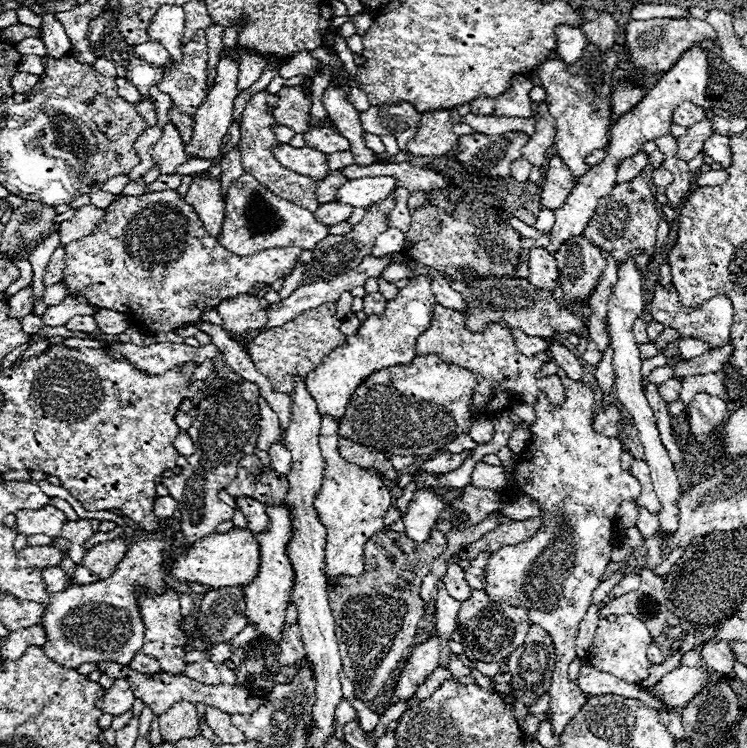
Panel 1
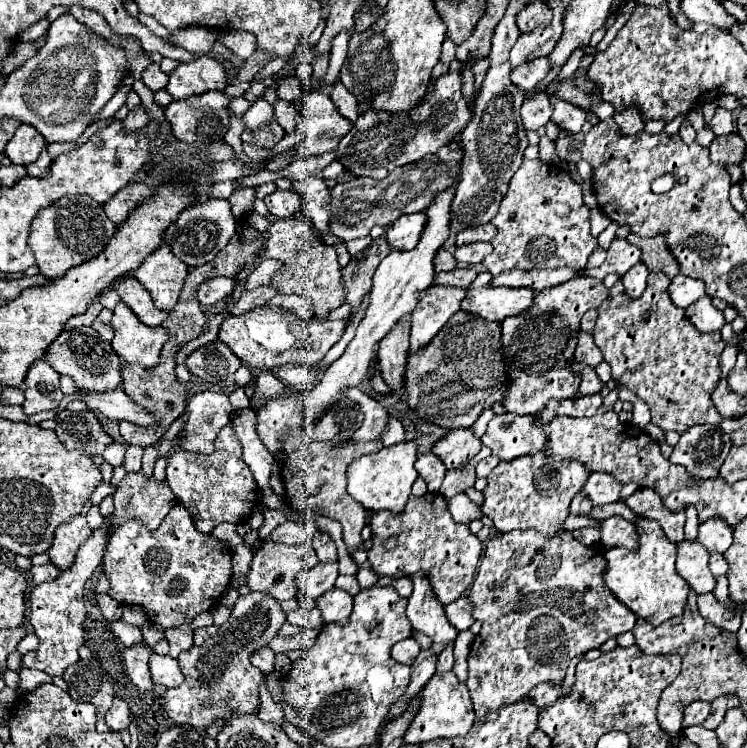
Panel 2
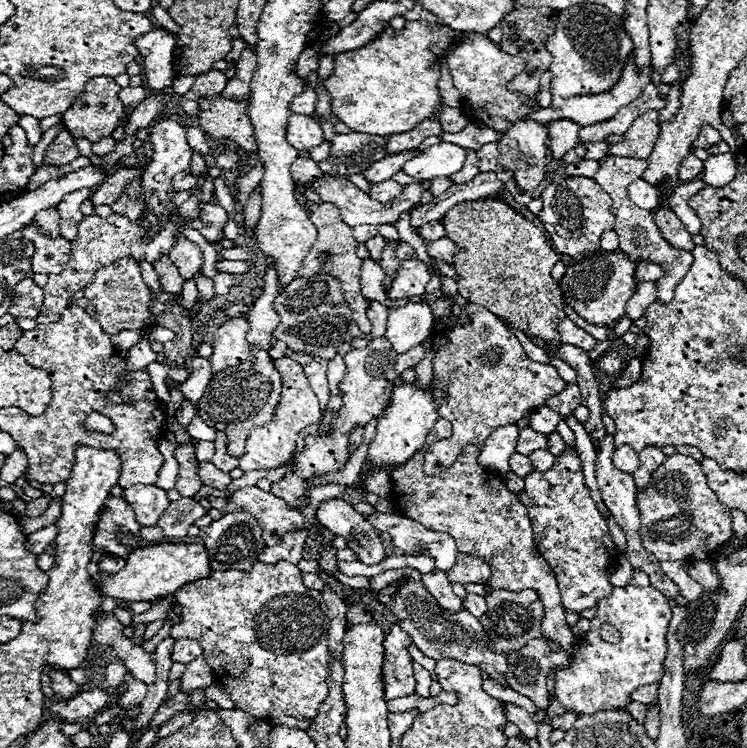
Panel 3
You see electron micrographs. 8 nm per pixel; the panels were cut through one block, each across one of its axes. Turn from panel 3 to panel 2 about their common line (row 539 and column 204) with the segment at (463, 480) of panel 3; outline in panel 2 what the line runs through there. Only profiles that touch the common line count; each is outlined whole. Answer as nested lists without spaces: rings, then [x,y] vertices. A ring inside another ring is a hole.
[[[232,422],[218,432],[212,454],[188,452],[182,448],[180,438],[176,436],[172,440],[170,458],[166,462],[166,484],[176,494],[178,502],[190,510],[196,530],[204,534],[210,534],[222,522],[244,522],[260,506],[260,490],[252,478],[252,472],[248,466],[244,466],[242,446],[232,428]]]

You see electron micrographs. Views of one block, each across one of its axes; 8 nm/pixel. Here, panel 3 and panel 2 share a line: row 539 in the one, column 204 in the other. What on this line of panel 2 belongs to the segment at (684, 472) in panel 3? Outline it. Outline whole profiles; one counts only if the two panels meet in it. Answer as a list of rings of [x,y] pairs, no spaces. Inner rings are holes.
[[[264,592],[240,596],[228,622],[218,628],[216,638],[208,638],[202,646],[192,646],[178,656],[184,682],[178,688],[168,688],[164,694],[164,706],[170,720],[178,726],[208,730],[216,722],[224,726],[238,714],[256,714],[260,706],[258,688],[264,674],[252,666],[250,656],[256,650],[266,648],[284,622],[286,614],[272,596],[266,596]]]

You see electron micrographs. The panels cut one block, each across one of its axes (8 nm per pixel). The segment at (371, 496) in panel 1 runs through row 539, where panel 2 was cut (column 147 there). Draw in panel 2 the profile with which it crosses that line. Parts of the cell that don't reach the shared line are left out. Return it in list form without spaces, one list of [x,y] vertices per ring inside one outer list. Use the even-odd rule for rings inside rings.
[[[120,302],[114,308],[112,328],[114,328],[112,348],[126,364],[154,368],[160,362],[160,350],[168,340],[168,332],[162,326],[158,328],[144,326],[136,318],[136,314],[132,314],[132,310],[128,310],[128,306]]]

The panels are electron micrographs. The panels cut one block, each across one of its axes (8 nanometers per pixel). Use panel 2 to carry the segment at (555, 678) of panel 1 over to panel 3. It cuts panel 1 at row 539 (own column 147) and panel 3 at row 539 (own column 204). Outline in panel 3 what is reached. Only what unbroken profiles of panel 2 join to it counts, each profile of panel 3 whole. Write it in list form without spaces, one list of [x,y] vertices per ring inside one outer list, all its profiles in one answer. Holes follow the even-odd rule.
[[[566,448],[548,472],[532,472],[524,478],[524,492],[518,496],[526,504],[532,520],[536,548],[556,574],[562,606],[582,612],[594,608],[600,598],[610,596],[608,576],[618,558],[616,546],[608,532],[606,520],[584,486],[582,464],[576,450]]]

